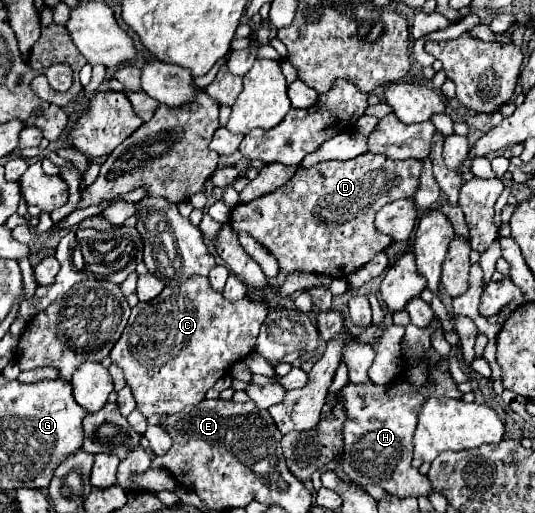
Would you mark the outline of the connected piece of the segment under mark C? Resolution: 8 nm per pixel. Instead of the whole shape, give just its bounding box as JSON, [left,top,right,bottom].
[110,278,268,414]

